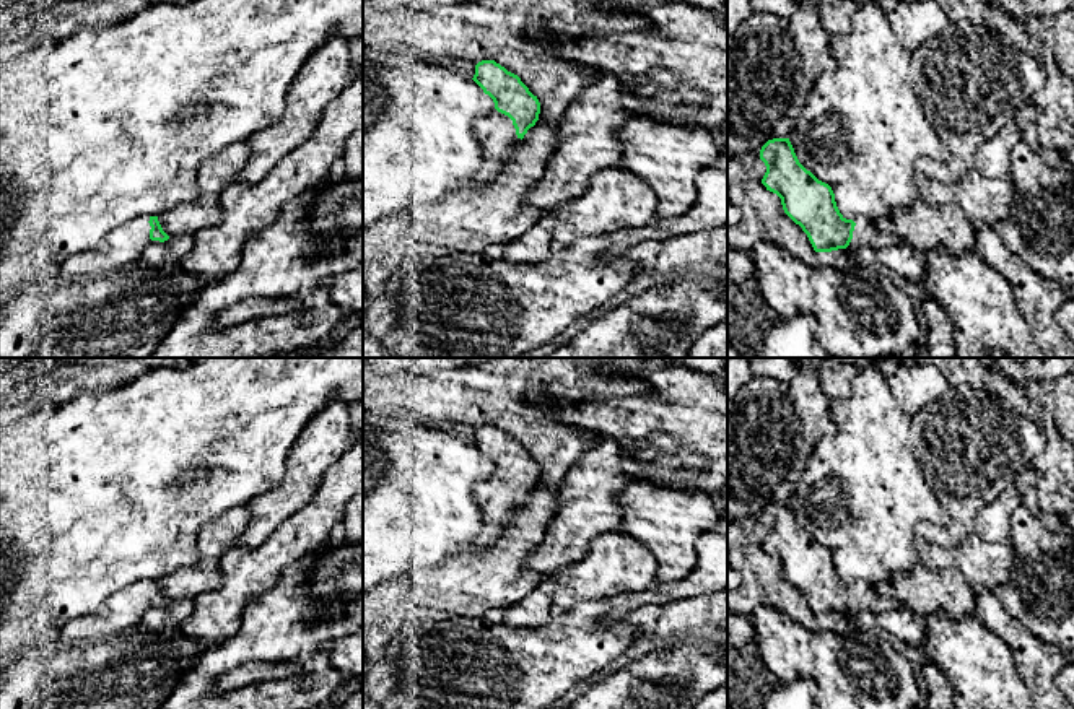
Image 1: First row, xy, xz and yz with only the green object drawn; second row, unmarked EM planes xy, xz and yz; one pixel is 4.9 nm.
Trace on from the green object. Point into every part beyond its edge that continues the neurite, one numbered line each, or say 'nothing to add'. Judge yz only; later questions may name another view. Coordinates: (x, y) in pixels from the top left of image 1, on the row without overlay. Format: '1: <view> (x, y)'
1: yz (866, 599)

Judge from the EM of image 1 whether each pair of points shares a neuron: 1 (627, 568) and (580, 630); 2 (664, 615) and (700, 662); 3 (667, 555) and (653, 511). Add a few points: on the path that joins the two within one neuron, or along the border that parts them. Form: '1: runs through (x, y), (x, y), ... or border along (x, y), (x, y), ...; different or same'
1: border along (645, 589), (585, 599), (571, 607); different
2: border along (672, 641), (667, 644); different
3: runs through (667, 543), (667, 526), (664, 522); same

